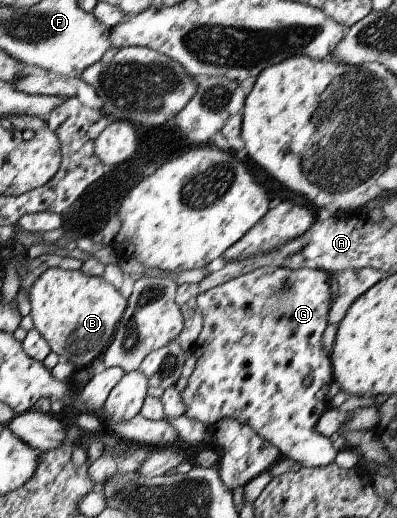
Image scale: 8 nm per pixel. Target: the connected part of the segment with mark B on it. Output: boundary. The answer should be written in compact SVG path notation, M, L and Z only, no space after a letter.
M58 267L47 269L29 291L31 318L34 327L45 338L53 354L61 360L72 363L79 368L85 368L93 362L98 362L106 347L111 343L116 325L127 307L127 299L118 289L105 281L103 276L90 276L79 270L64 270Z

